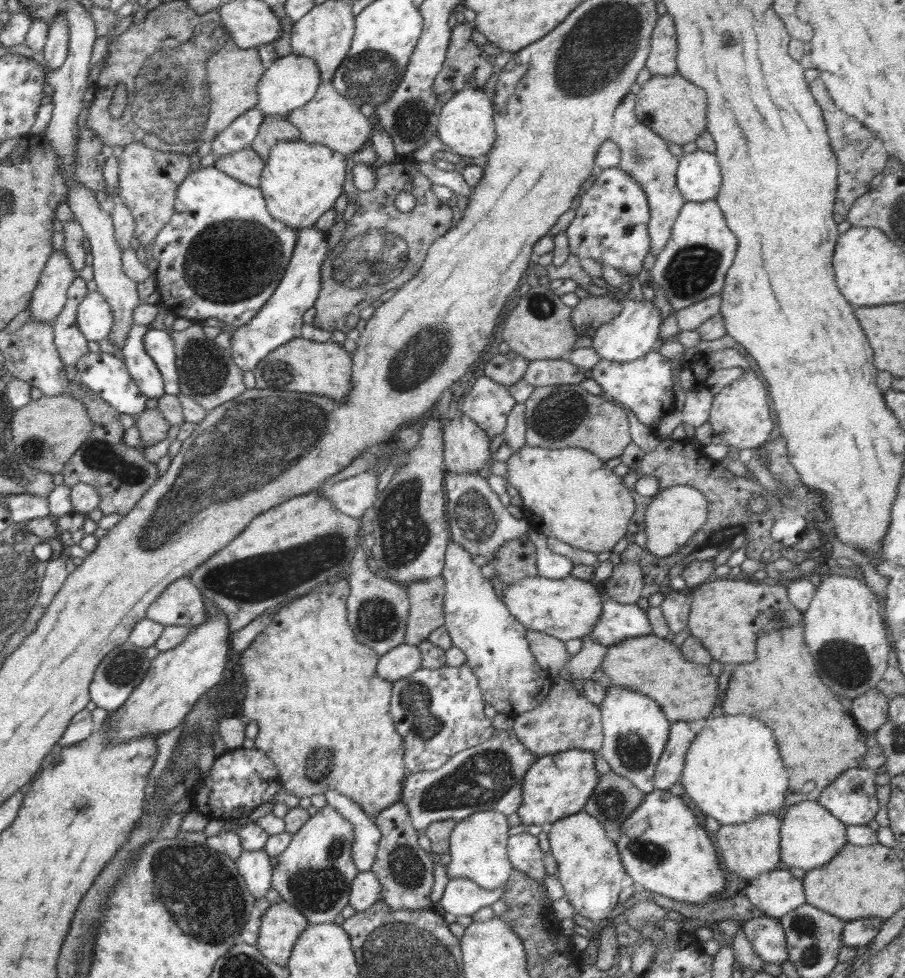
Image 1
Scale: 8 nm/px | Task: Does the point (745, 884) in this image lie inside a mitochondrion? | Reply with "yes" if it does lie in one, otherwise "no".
no

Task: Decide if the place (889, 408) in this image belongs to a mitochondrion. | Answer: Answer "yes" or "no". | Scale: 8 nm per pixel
no

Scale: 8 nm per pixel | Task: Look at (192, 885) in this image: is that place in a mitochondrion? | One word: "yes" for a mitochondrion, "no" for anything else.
yes

